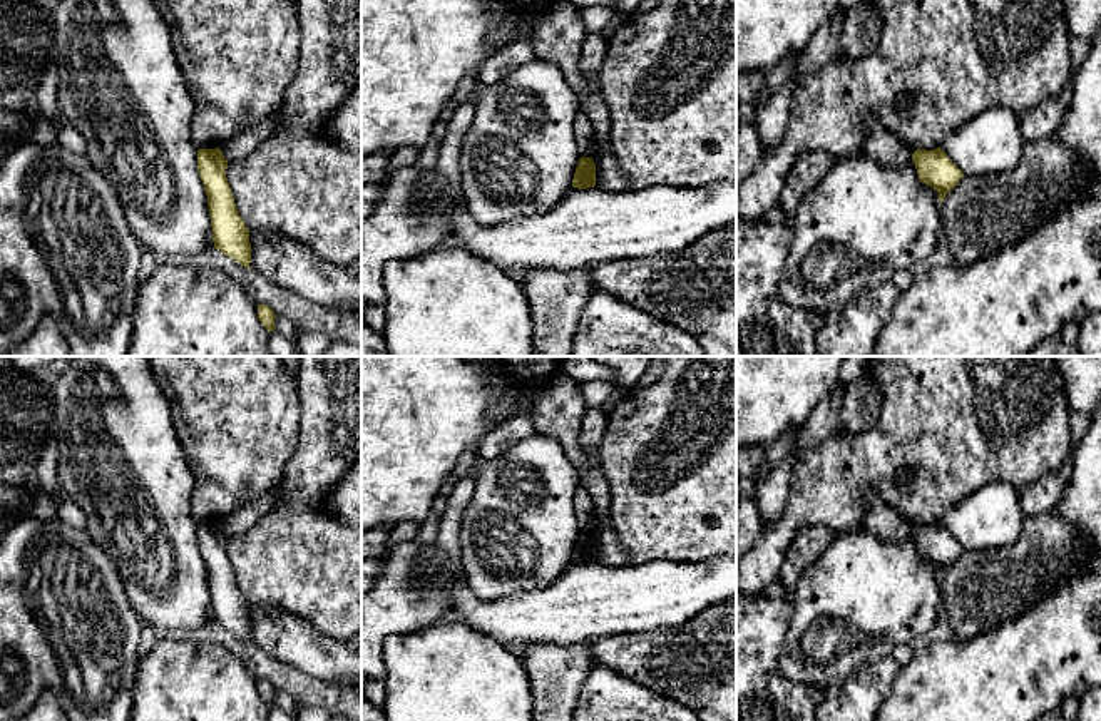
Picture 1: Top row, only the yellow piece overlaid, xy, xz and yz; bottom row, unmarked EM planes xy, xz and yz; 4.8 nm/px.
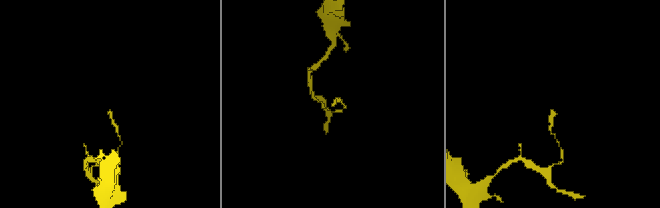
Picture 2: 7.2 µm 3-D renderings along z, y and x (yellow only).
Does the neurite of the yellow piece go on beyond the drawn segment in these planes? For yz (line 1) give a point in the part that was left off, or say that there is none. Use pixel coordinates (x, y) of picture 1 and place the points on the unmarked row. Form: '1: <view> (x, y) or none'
1: none

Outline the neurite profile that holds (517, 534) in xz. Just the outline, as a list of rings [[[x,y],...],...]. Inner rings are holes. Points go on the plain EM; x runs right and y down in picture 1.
[[[535,433],[495,458],[479,458],[474,475],[475,492],[462,514],[458,539],[469,589],[494,601],[554,584],[572,564],[581,534],[574,509],[581,477],[561,443]]]

